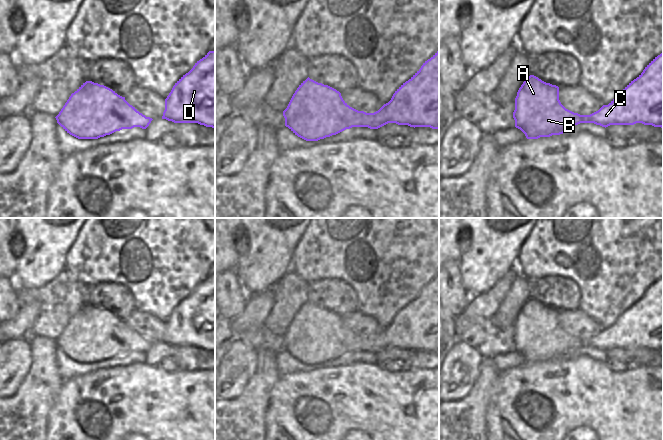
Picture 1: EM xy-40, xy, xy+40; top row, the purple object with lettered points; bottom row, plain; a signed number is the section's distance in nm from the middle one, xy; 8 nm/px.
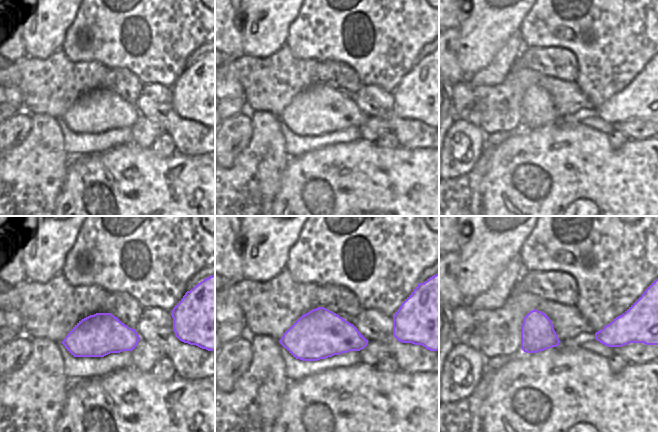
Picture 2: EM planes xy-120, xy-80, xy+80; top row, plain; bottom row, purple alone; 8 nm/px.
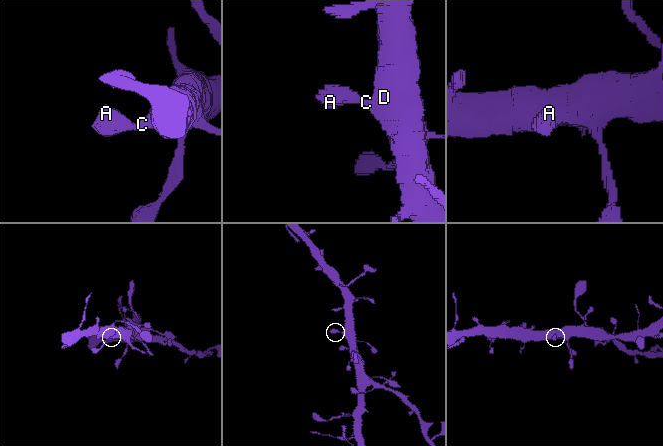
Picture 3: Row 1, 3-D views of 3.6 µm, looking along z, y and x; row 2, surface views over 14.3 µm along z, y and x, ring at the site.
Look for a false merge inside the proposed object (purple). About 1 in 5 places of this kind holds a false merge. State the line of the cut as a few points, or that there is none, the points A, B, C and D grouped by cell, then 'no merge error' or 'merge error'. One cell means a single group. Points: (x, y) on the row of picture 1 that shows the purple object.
cut none; groups A B C D; no merge error

